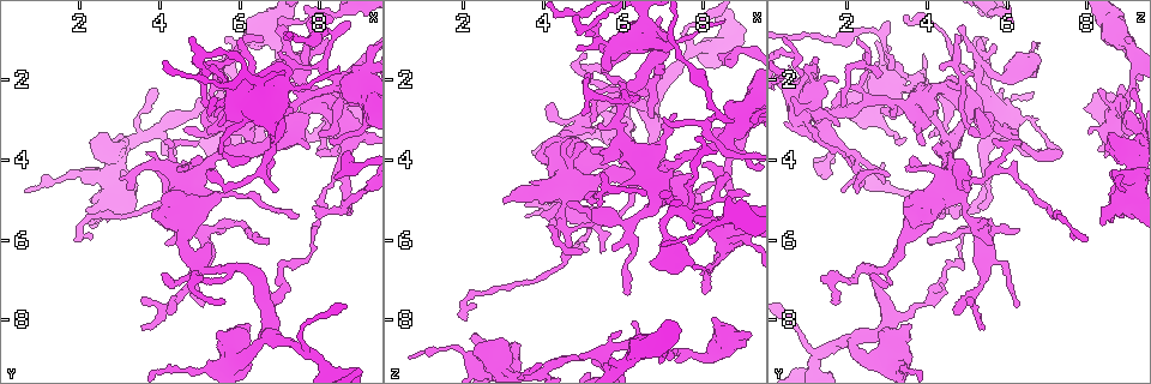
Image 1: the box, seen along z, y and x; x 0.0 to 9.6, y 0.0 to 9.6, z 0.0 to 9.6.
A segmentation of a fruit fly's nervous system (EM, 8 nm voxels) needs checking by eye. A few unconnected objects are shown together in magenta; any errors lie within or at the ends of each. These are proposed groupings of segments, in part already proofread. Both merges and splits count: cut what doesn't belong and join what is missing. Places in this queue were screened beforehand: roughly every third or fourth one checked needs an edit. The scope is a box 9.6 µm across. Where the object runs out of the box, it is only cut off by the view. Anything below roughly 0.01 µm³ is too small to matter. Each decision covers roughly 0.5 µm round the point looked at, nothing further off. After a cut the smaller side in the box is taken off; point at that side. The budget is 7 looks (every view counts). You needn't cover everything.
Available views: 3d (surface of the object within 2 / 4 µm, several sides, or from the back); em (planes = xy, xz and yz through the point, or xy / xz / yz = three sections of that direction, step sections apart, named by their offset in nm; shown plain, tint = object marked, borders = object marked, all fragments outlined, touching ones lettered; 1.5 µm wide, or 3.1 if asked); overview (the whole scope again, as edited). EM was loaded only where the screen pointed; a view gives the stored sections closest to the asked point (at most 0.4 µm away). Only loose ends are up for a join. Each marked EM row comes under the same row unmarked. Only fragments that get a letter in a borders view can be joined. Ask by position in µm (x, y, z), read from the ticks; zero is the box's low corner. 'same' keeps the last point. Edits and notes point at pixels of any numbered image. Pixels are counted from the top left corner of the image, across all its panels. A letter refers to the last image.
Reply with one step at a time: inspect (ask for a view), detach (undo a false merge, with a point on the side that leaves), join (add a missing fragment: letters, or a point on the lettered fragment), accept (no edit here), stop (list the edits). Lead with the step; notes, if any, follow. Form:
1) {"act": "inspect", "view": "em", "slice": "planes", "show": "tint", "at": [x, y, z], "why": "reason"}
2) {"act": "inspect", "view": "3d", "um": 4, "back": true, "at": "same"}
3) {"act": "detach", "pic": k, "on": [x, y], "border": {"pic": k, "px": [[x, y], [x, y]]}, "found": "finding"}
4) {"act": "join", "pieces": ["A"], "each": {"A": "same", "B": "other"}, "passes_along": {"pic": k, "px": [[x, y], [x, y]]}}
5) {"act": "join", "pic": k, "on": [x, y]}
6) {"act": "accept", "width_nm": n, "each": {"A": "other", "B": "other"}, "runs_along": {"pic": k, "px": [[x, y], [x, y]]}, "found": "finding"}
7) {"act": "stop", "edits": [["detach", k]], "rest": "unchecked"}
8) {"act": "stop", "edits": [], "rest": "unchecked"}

{"act": "inspect", "view": "3d", "um": 2, "back": true, "at": [6.60, 2.80, 1.85]}

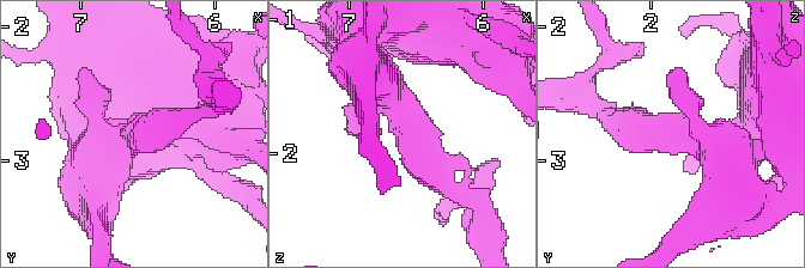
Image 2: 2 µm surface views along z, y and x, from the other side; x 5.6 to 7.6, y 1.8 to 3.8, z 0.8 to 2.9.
{"act": "inspect", "view": "em", "slice": "xy", "step": 8, "show": "tint", "at": [6.54, 2.82, 1.78], "why": "now the EM"}

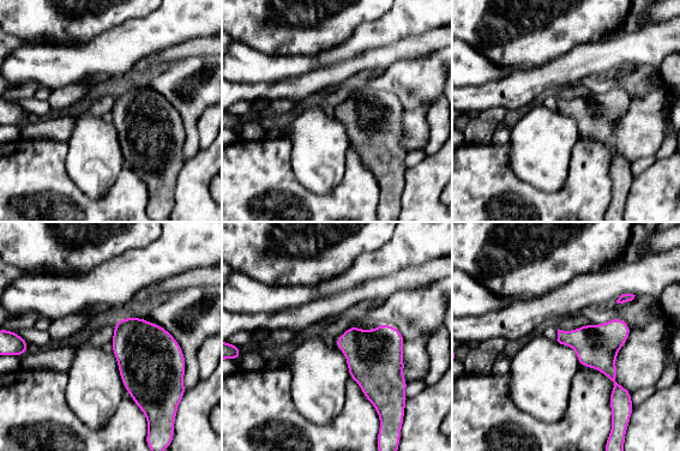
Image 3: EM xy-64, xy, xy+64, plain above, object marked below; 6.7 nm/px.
{"act": "inspect", "view": "em", "slice": "xy", "step": 8, "show": "borders", "at": "same", "why": "see the neighbours"}

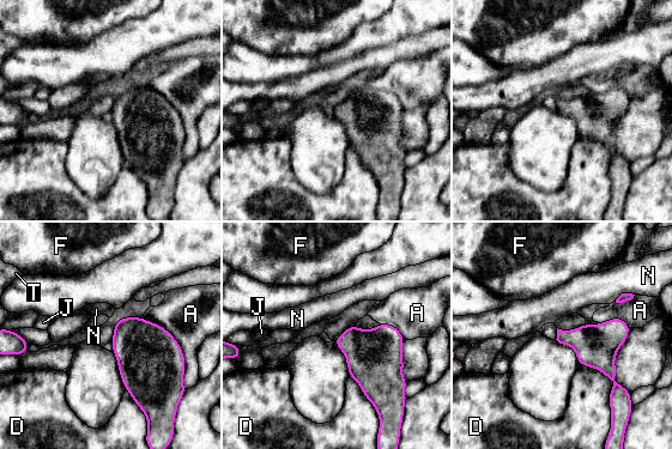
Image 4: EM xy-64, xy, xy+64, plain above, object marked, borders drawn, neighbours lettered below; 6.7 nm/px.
{"act": "accept", "each": {"A": "other", "D": "other", "F": "other", "J": "other", "N": "other", "T": "other"}, "found": "one cell here"}

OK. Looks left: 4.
{"act": "inspect", "view": "3d", "um": 4, "at": [8.40, 2.20, 3.65], "why": "a fork"}

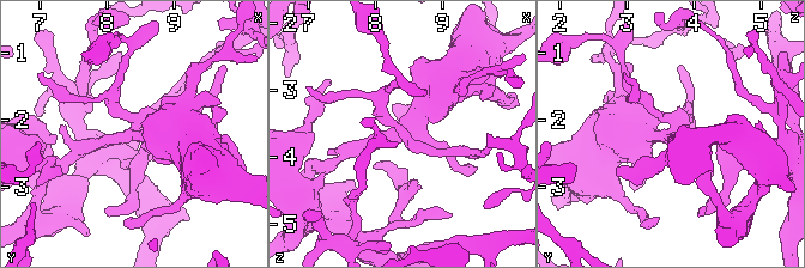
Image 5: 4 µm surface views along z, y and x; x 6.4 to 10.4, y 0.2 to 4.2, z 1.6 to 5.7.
{"act": "inspect", "view": "em", "slice": "planes", "show": "tint", "at": [8.30, 2.20, 3.65]}

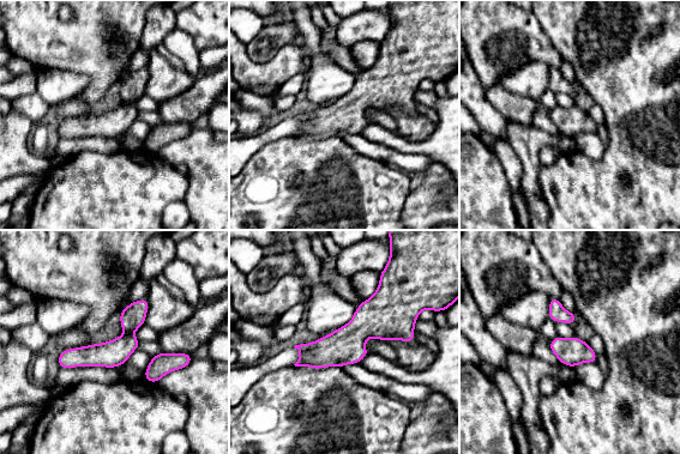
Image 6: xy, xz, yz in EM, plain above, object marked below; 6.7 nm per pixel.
{"act": "inspect", "view": "em", "slice": "planes", "show": "borders", "at": "same"}

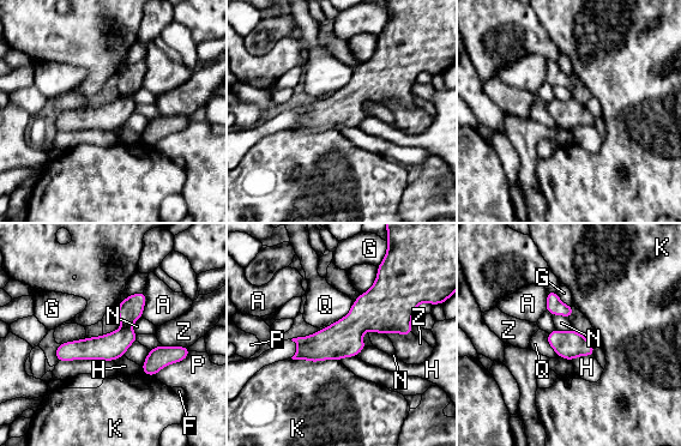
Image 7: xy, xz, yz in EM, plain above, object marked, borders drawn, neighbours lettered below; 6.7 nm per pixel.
{"act": "accept", "each": {"A": "other", "F": "other", "G": "other", "H": "other", "K": "other", "N": "other", "P": "other", "Q": "other", "Z": "other"}, "runs_along": {"pic": 7, "px": [[142, 294], [106, 348], [59, 356]]}, "found": "one cell here"}

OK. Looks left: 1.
{"act": "stop", "edits": [], "rest": "unchecked"}

